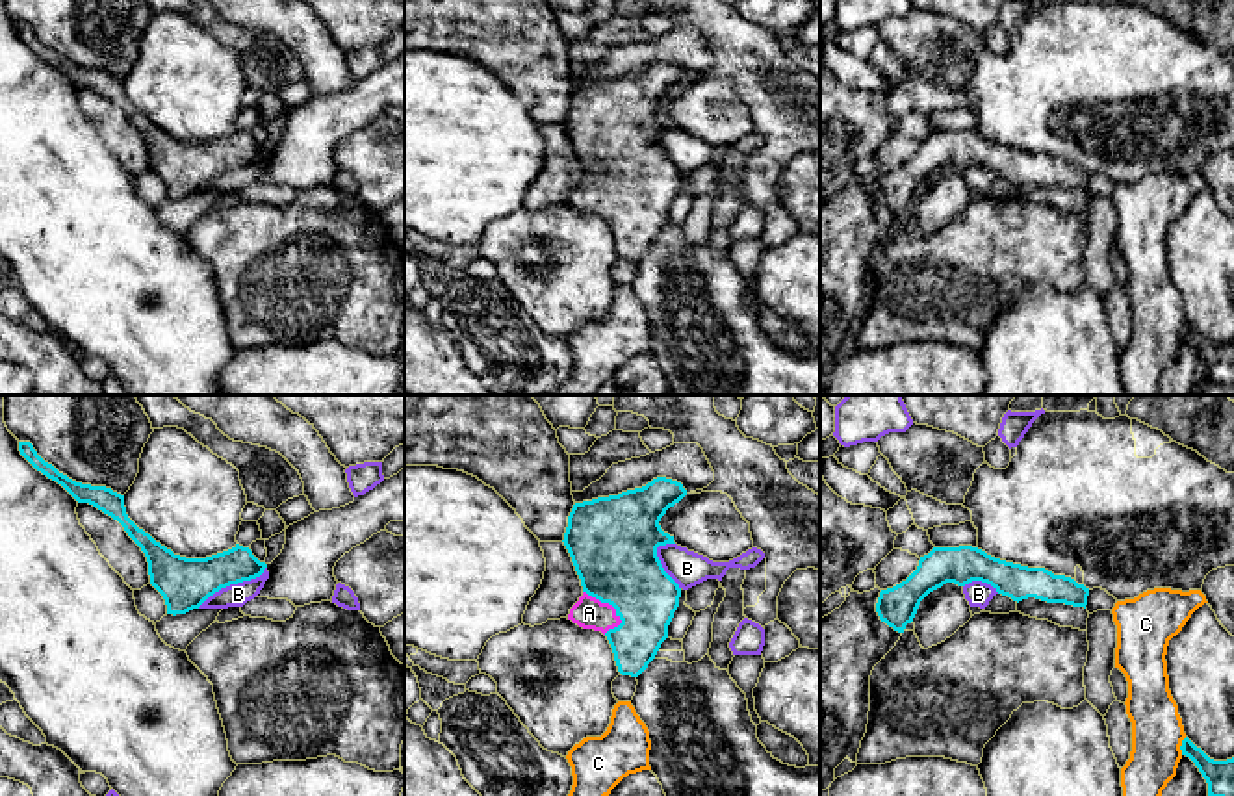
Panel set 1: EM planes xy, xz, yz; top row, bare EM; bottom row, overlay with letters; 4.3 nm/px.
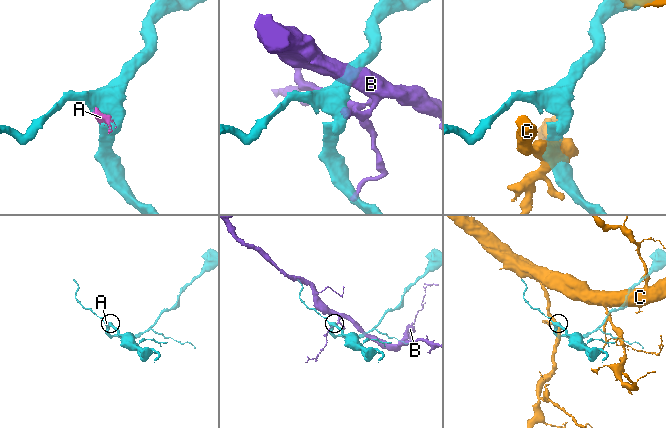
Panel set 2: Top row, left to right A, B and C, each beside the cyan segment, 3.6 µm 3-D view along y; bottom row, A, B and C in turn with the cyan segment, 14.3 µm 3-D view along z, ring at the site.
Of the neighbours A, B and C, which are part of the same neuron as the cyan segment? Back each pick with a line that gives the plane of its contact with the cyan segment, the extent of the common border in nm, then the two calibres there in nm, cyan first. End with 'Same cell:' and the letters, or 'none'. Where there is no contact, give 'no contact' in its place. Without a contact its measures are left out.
A: contact in xz; length 220 nm; calibres 380 and 140 nm
Same cell: A

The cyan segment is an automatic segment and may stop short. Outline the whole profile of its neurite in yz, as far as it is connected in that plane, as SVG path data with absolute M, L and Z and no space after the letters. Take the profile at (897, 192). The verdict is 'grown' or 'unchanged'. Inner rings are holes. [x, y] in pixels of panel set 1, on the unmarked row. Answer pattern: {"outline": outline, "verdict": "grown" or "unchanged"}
{"outline": "M972 130L933 132L920 141L917 154L906 165L880 176L876 197L889 212L904 217L930 176L946 167L965 171L972 165L987 167L1017 187L1035 182L1086 193L1089 180L1084 169L1045 152L1006 147Z", "verdict": "unchanged"}

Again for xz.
{"outline": "M657 61L642 72L575 87L568 100L562 126L583 171L568 204L607 221L622 260L638 262L648 252L668 223L668 210L679 191L681 173L664 156L657 132L675 128L659 106L685 80L681 67Z", "verdict": "grown"}

